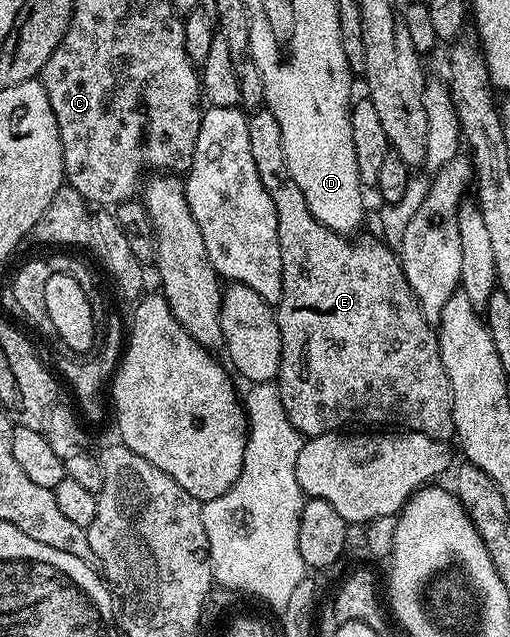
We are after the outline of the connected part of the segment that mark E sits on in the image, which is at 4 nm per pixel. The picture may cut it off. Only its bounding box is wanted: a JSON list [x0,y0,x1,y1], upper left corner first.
[247,107,455,441]

